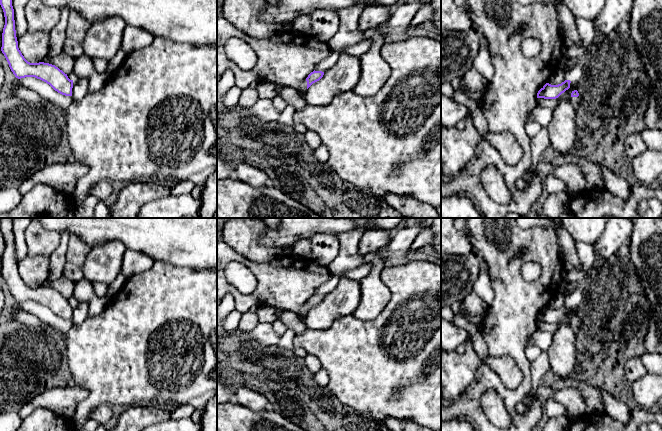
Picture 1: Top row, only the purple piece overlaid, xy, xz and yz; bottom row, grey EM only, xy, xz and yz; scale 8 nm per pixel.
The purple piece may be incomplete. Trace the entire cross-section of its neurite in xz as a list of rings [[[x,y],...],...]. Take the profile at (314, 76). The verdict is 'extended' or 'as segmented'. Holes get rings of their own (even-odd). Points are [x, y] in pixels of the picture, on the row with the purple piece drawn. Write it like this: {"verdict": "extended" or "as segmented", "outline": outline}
{"verdict": "as segmented", "outline": [[[313,71],[306,78],[307,81],[307,89],[315,82],[319,81],[324,75],[322,71]]]}

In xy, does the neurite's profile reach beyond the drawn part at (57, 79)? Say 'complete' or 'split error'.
complete

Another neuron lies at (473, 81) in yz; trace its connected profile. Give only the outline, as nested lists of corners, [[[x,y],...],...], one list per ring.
[[[471,68],[463,76],[463,84],[460,86],[460,90],[463,92],[473,91],[481,92],[486,85],[485,78],[475,69]]]

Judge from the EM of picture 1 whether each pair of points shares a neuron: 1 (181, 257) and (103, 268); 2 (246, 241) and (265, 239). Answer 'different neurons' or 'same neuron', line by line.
1: different neurons
2: different neurons

